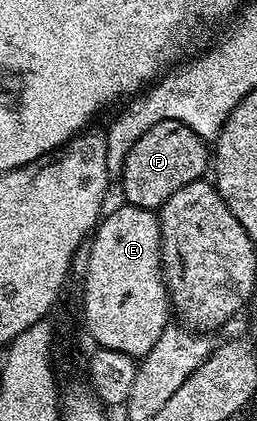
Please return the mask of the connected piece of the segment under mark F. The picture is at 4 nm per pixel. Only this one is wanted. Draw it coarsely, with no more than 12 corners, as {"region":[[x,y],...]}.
{"region":[[162,121],[133,143],[122,200],[158,211],[209,169],[208,142]]}

